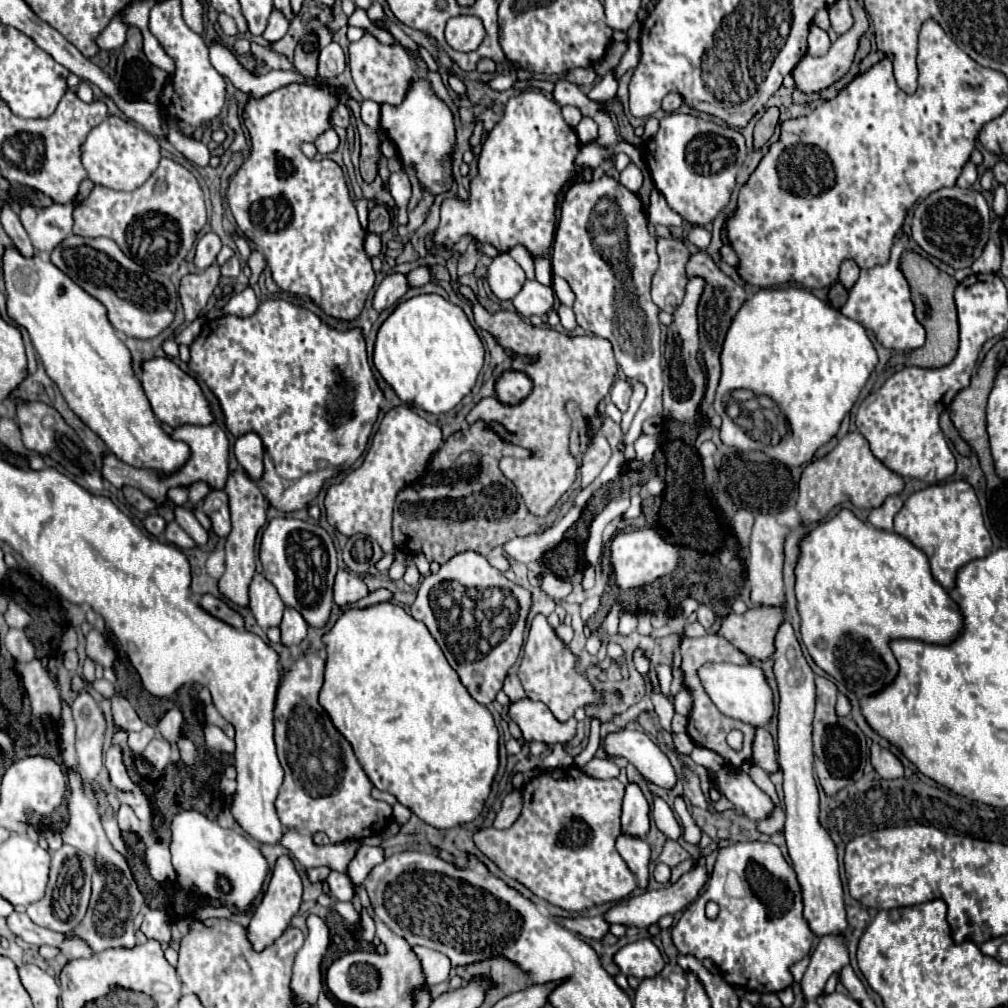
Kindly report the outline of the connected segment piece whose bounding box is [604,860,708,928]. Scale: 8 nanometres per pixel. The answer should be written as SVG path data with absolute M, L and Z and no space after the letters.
M700 860L700 864L698 864L694 870L686 872L678 882L674 882L674 884L670 884L670 886L664 886L664 888L660 888L660 890L646 890L646 892L642 892L642 894L638 894L638 896L630 896L630 898L624 900L624 902L618 902L616 906L612 906L610 910L604 912L604 920L610 922L610 924L624 924L626 928L630 928L630 926L648 928L648 926L656 924L662 916L666 916L666 914L676 914L678 910L686 908L686 904L690 904L690 902L698 896L698 892L700 892L700 888L704 886L706 878L708 878L708 874L706 874L706 870L704 870L704 860Z

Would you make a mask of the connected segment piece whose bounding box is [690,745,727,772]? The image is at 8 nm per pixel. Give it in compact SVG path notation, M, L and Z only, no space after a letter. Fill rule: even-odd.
M695 745L690 757L695 763L716 772L727 765L726 761L720 758L718 754L714 754L714 752L710 752L710 750L706 750L706 748L702 748L701 746Z

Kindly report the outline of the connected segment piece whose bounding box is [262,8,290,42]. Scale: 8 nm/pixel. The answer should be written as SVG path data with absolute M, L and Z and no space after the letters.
M274 8L272 10L272 14L270 14L270 18L268 18L268 28L264 30L264 38L268 40L268 42L278 42L286 32L288 32L288 20L286 20L286 16L282 16L282 12L278 12L278 8Z

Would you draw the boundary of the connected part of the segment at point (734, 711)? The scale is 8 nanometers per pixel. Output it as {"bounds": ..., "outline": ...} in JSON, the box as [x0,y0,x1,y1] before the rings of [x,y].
{"bounds":[698,662,774,728],"outline":[[[712,662],[712,664],[704,664],[698,674],[706,694],[724,716],[742,720],[744,724],[750,724],[754,728],[764,728],[770,724],[774,716],[774,694],[760,666],[754,664],[736,666],[730,662],[720,662],[720,664]]]}

